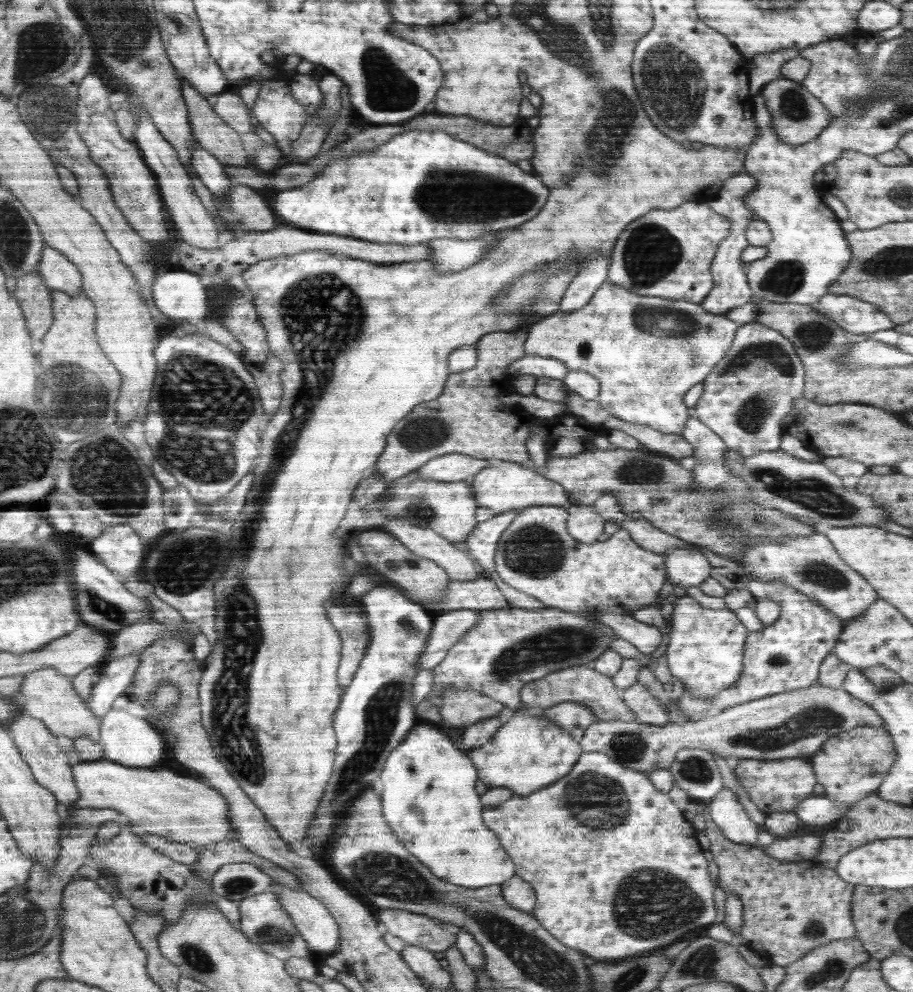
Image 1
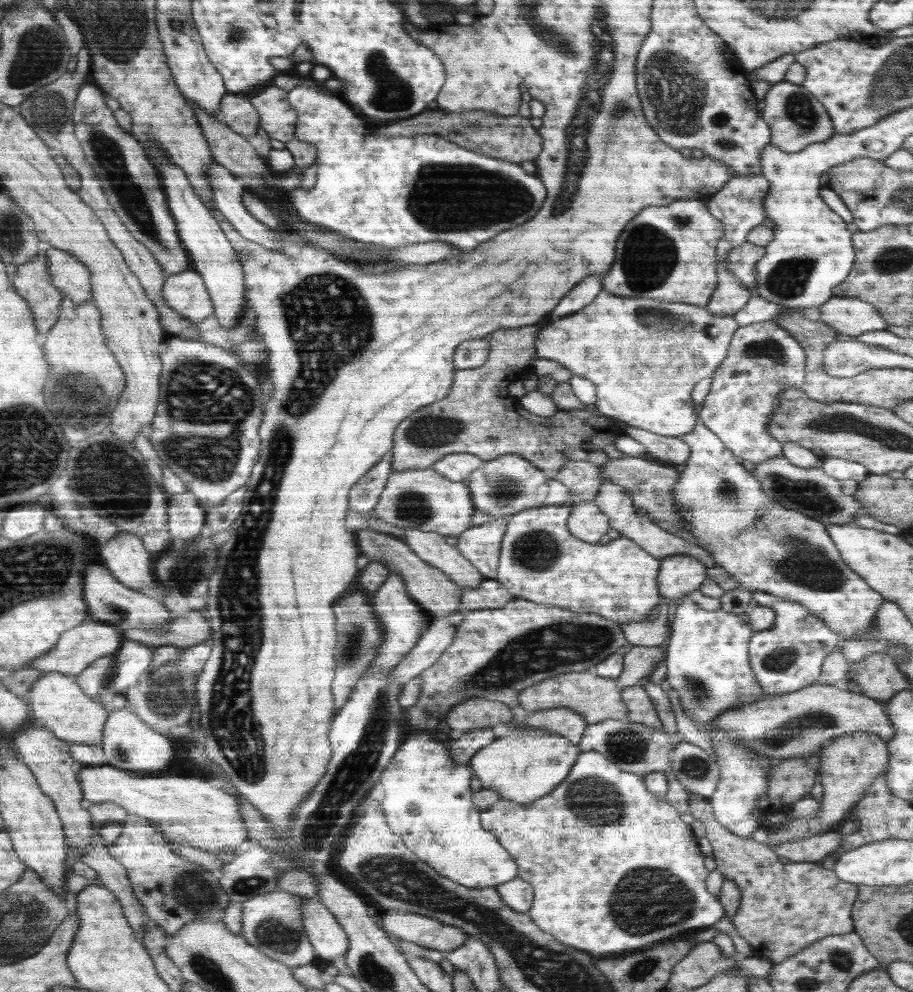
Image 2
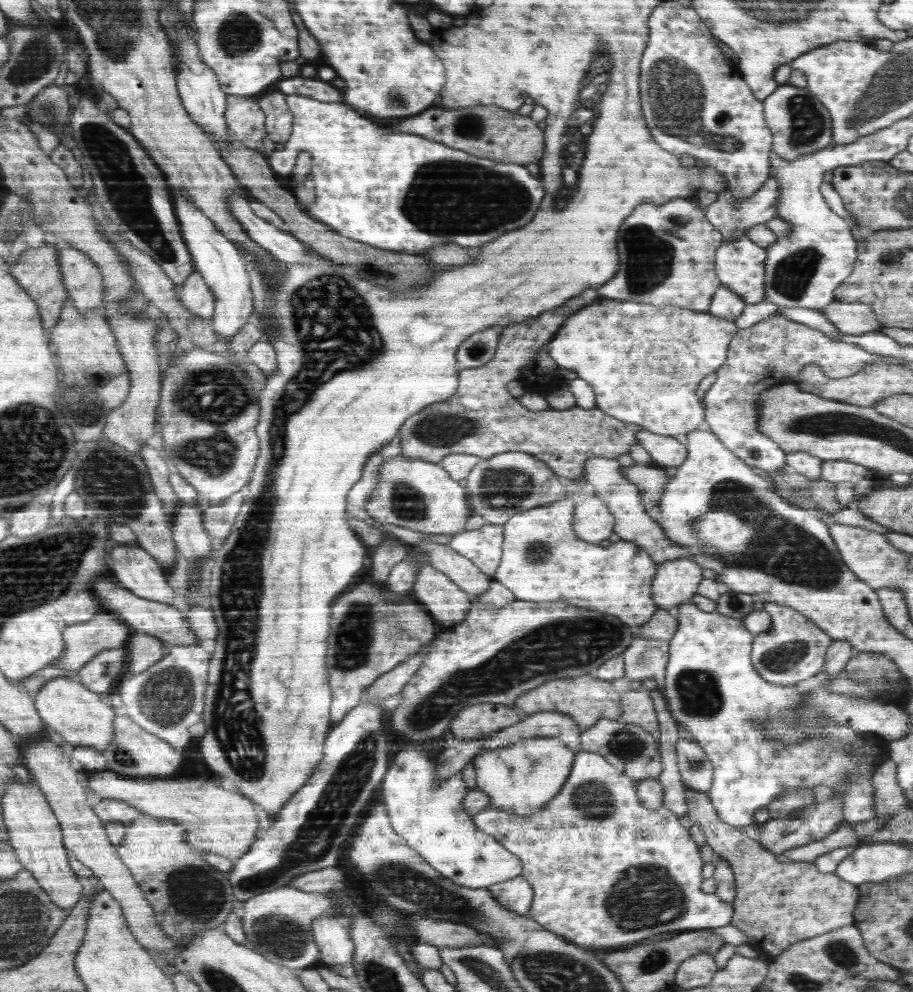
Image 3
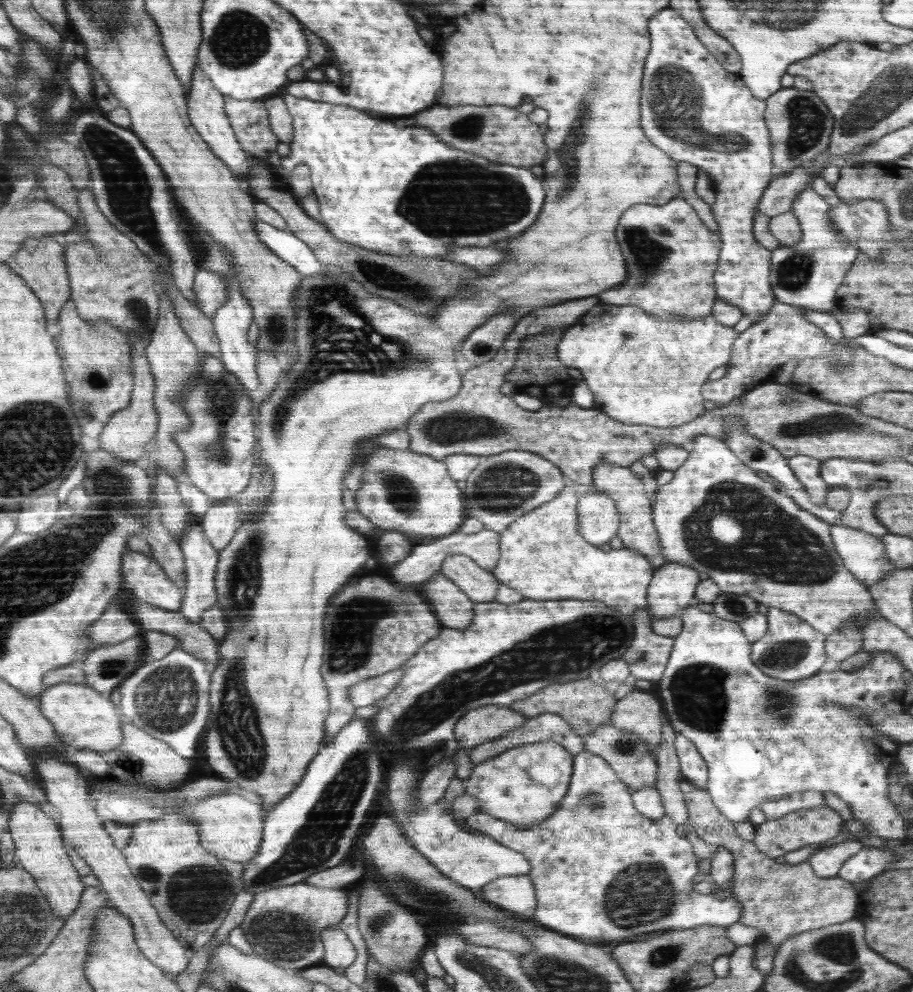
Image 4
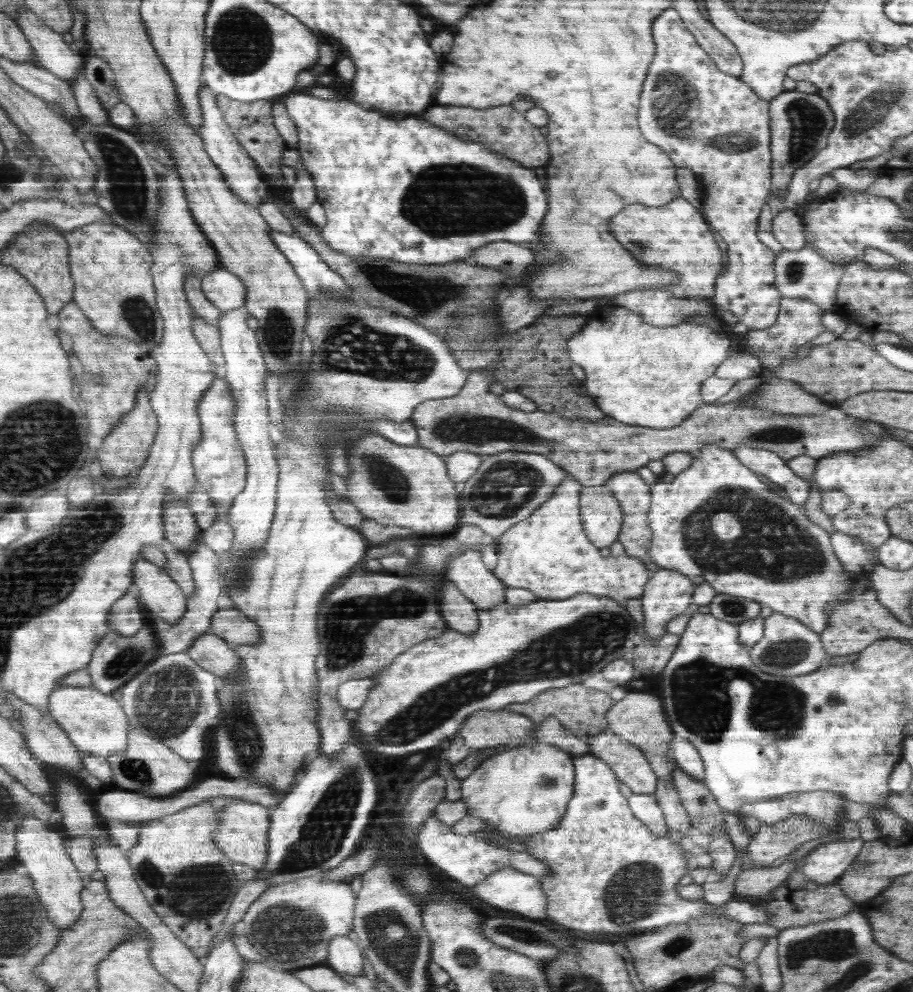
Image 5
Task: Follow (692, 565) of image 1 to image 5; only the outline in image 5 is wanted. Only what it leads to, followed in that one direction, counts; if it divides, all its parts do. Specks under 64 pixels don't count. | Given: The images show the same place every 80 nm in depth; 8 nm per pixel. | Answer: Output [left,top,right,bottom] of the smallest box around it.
[641,569,695,641]

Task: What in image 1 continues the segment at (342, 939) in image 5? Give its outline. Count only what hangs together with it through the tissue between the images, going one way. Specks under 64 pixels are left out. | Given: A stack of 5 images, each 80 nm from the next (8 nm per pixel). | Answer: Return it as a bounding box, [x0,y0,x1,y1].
[269,881,340,958]

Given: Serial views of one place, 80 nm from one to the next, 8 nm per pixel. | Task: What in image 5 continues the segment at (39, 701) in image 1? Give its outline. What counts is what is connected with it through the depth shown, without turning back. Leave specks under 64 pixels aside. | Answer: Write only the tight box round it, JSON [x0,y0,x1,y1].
[46,686,132,758]

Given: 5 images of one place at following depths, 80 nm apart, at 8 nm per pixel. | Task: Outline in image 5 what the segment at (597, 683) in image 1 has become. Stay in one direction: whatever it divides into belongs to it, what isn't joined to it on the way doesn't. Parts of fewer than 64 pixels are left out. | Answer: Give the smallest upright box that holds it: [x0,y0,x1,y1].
[504,684,614,745]

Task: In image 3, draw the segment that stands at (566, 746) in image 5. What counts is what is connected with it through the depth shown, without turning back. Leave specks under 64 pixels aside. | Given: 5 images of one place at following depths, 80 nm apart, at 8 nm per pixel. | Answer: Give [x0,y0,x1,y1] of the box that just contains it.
[479,711,581,754]

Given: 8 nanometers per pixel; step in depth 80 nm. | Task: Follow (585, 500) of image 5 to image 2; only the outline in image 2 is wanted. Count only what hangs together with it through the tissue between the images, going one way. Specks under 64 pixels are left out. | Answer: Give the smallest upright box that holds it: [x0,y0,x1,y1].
[569,500,612,544]

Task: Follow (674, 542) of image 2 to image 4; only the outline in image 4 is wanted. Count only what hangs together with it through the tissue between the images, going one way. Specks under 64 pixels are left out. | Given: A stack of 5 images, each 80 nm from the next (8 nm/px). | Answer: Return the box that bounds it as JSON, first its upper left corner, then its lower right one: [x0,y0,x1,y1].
[591,463,665,570]

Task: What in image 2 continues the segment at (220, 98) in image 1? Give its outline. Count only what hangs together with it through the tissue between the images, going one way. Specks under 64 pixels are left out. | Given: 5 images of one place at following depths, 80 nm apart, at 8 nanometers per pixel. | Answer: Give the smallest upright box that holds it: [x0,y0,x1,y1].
[216,93,260,137]

